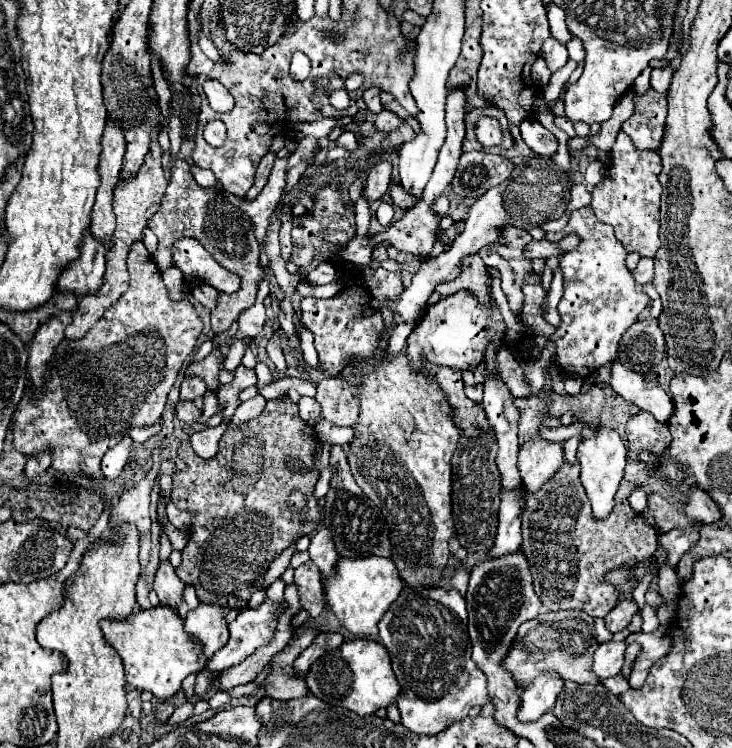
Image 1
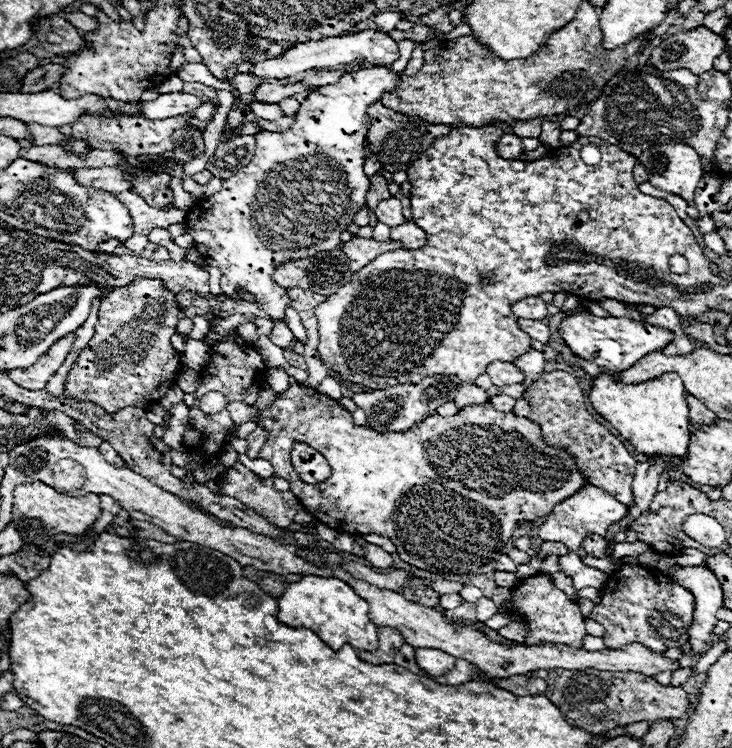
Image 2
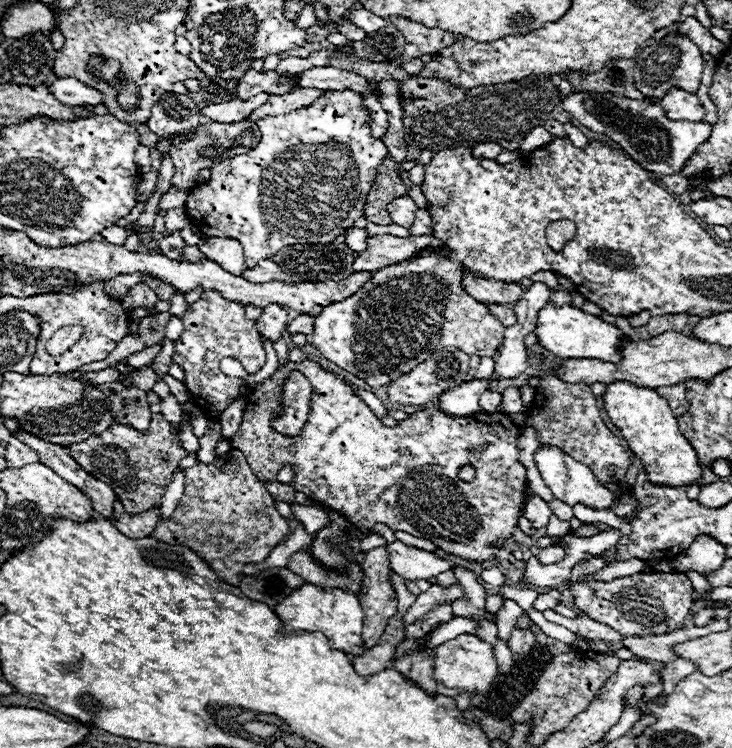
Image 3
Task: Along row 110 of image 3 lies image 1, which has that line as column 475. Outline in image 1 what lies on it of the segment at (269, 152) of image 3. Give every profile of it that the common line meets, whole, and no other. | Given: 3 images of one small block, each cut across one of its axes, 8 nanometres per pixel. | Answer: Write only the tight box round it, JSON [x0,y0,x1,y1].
[406,290,506,370]

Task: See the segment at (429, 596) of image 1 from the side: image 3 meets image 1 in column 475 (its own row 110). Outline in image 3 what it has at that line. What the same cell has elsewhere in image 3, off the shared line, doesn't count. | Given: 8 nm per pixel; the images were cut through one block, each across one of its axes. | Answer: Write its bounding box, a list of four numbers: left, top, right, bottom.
[654,88,706,122]

